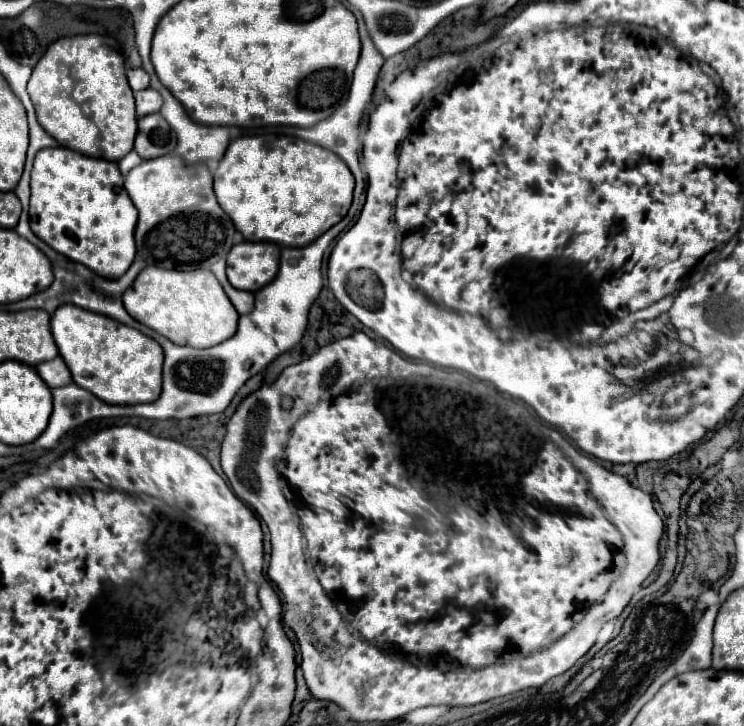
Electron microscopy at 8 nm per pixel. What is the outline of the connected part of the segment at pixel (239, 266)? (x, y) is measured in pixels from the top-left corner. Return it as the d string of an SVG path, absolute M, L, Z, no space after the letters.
M241 242L227 256L227 278L235 288L257 292L279 270L279 246L271 242Z

